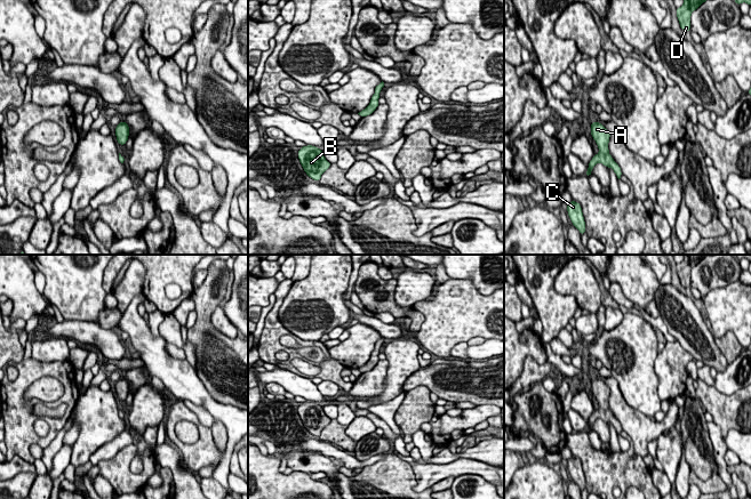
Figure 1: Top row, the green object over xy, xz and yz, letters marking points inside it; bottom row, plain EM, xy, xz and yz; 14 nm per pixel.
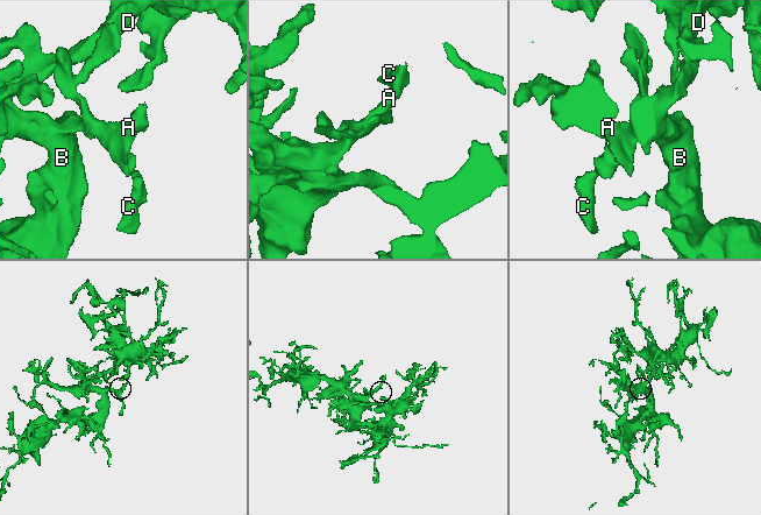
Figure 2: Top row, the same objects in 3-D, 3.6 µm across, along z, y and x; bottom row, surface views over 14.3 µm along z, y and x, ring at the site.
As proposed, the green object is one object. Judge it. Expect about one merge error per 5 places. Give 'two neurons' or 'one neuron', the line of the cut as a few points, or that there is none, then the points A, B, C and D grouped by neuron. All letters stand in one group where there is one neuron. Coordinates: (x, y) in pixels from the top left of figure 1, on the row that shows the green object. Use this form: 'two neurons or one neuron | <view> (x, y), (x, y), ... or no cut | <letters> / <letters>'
one neuron | no cut | A B C D

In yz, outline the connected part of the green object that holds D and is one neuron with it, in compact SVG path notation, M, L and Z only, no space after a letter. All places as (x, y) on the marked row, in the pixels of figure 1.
M684 0L684 5L677 8L677 17L682 31L690 31L690 16L706 0Z

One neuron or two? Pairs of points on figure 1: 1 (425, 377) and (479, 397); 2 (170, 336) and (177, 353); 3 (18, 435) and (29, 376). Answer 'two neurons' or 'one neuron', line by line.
1: one neuron
2: two neurons
3: one neuron

